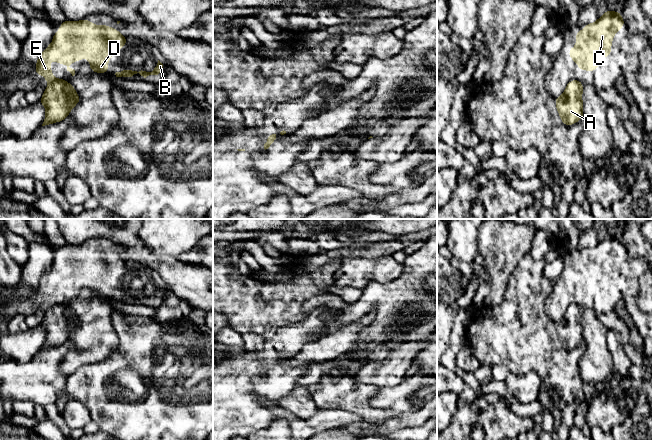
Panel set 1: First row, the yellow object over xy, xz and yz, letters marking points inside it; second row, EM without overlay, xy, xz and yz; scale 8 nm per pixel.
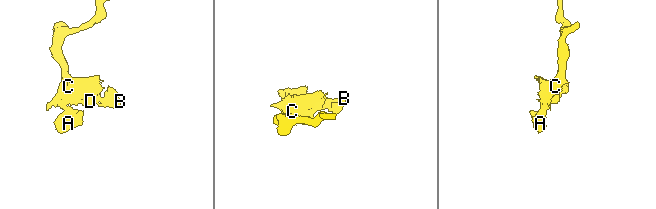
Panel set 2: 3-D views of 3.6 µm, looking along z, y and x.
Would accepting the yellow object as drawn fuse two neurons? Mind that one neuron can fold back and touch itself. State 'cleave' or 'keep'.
cleave

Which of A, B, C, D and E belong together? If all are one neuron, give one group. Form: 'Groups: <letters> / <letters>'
Groups: A / B C D E

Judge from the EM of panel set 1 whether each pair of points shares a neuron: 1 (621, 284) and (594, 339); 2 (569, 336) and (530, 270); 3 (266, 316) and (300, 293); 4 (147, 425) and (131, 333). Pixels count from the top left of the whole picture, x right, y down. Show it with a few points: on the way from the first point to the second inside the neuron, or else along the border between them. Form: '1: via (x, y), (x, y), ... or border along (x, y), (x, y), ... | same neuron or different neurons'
1: border along (583, 307), (589, 307), (597, 315) | different neurons
2: via (550, 328), (529, 307), (529, 289) | same neuron
3: via (274, 308), (292, 293) | same neuron
4: via (155, 402), (155, 374), (144, 356) | same neuron

